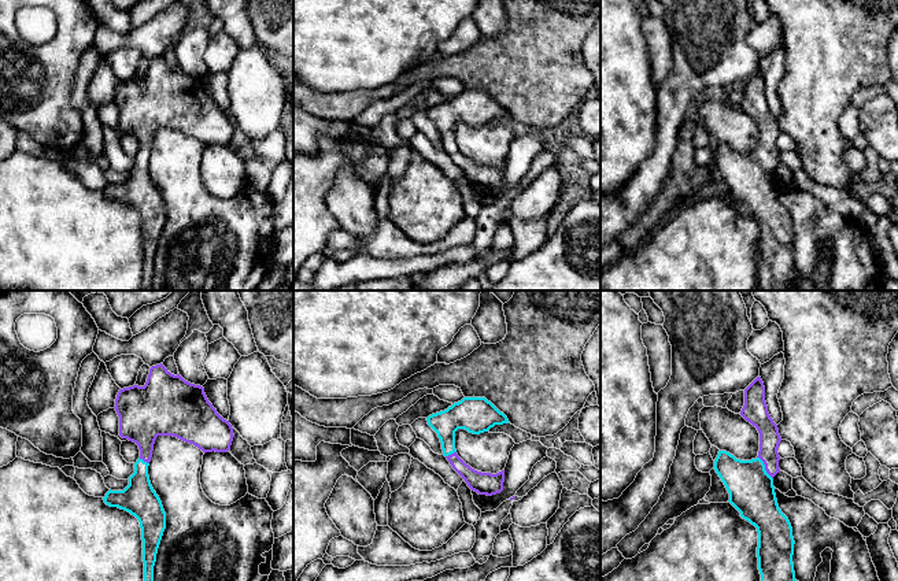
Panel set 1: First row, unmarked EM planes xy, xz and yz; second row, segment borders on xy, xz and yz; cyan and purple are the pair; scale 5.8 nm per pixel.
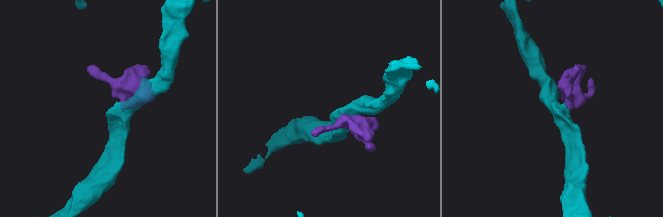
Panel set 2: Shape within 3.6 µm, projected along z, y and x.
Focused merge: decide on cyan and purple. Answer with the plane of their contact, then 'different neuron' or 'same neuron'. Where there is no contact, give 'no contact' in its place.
contact in yz; same neuron

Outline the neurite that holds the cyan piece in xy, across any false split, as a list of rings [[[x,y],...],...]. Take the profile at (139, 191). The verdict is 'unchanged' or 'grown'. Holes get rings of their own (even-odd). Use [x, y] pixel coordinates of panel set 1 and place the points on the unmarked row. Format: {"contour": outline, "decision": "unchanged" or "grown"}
{"contour": [[[162,56],[149,62],[144,79],[133,78],[119,82],[114,101],[119,110],[119,129],[138,138],[140,151],[134,156],[134,166],[129,170],[129,178],[123,184],[110,182],[103,193],[110,200],[130,206],[140,215],[144,255],[143,290],[151,290],[154,259],[166,222],[166,206],[148,169],[156,130],[173,129],[193,137],[206,147],[213,144],[228,145],[234,127],[229,114],[223,112],[208,95],[203,79],[185,74],[180,67],[171,67]]], "decision": "grown"}

